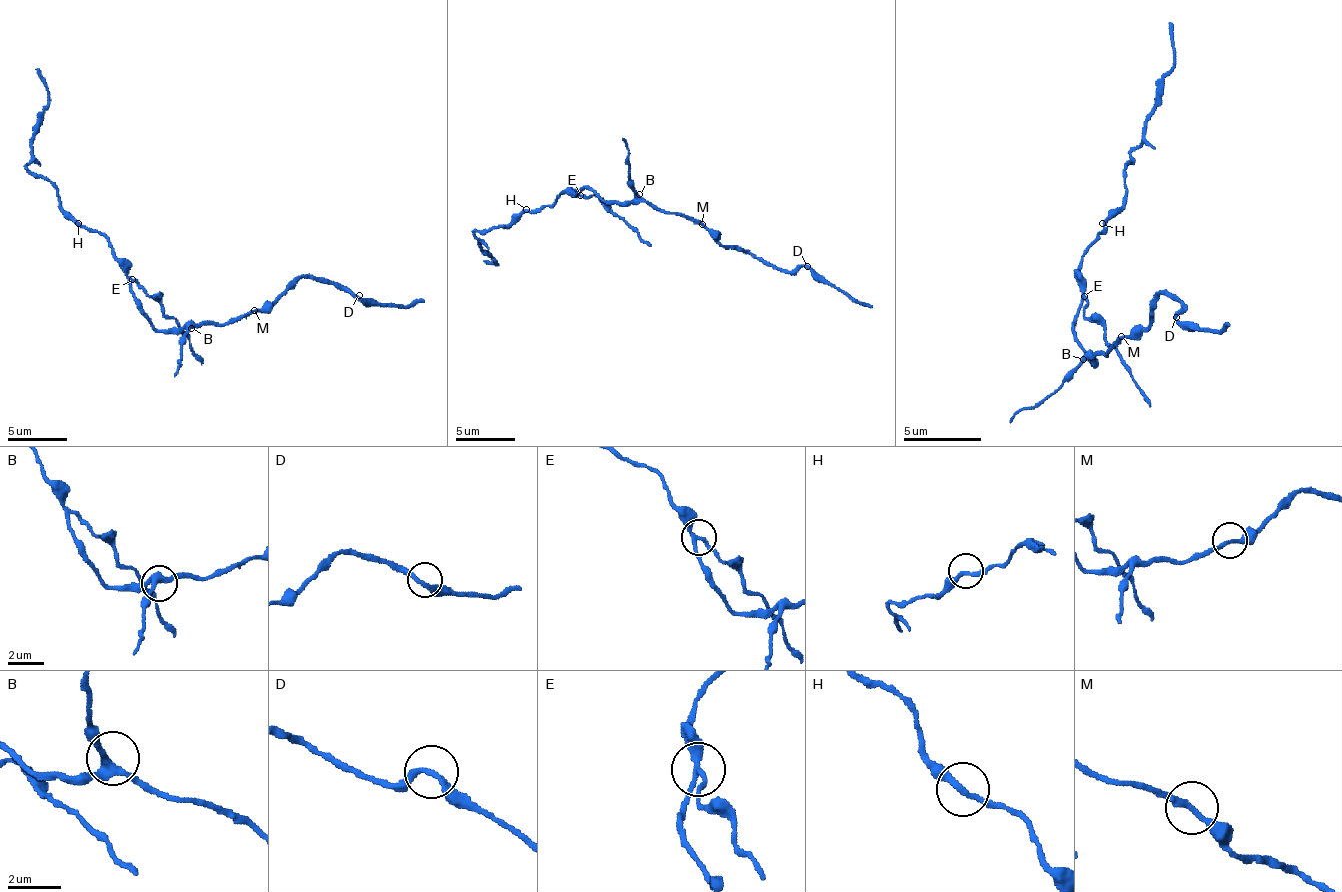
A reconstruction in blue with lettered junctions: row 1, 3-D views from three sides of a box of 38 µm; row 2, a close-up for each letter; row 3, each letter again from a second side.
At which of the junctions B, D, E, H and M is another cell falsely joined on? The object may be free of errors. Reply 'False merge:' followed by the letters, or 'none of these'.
False merge: E

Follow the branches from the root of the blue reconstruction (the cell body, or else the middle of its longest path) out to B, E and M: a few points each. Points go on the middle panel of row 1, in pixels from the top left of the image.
B: (598, 194), (607, 203), (630, 203), (639, 194)
E: (598, 194), (592, 188), (586, 188), (580, 194)
M: (598, 194), (607, 203), (648, 200), (666, 212), (684, 215), (702, 224)

